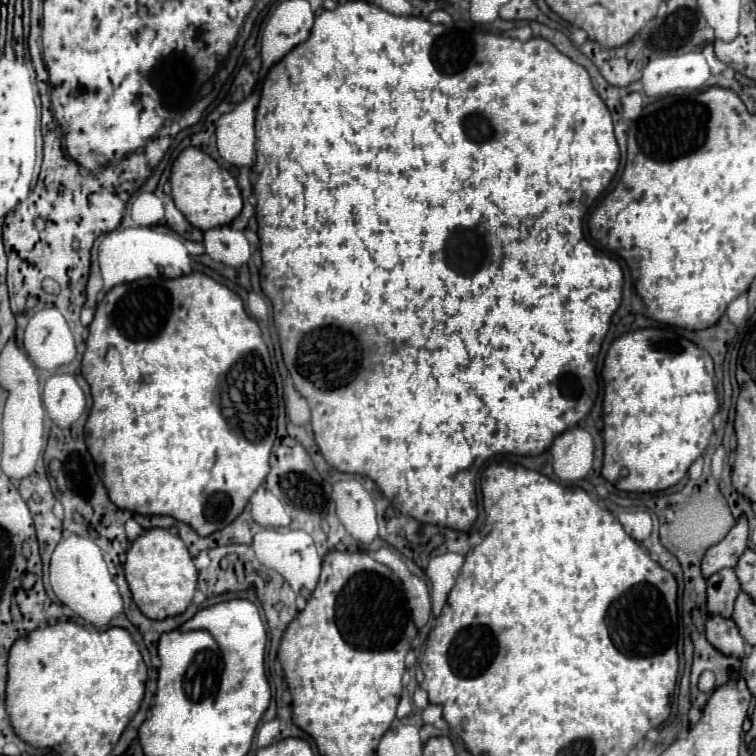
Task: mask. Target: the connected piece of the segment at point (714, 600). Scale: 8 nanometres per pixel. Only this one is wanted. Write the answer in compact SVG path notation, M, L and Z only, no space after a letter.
M722 569L720 573L714 573L708 577L708 611L714 615L732 615L734 599L740 591L740 581L734 573L734 569Z

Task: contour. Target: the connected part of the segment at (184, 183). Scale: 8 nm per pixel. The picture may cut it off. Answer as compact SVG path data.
M186 147L176 157L170 171L170 185L172 185L174 205L200 231L208 231L220 225L230 225L232 219L238 217L242 211L242 197L236 179L198 147Z

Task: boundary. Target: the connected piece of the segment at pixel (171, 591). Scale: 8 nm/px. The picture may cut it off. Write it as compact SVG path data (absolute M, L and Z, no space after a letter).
M152 527L132 541L130 549L126 551L124 575L134 603L148 619L166 619L182 613L192 601L198 579L198 571L182 539L176 533L172 535L168 529L160 527Z

